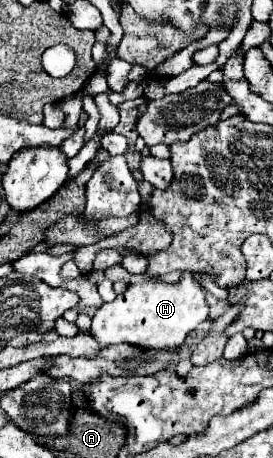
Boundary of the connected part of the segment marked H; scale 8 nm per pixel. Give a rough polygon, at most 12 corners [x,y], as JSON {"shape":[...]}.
{"shape":[[193,277],[129,285],[103,303],[89,335],[177,351],[207,319]]}

